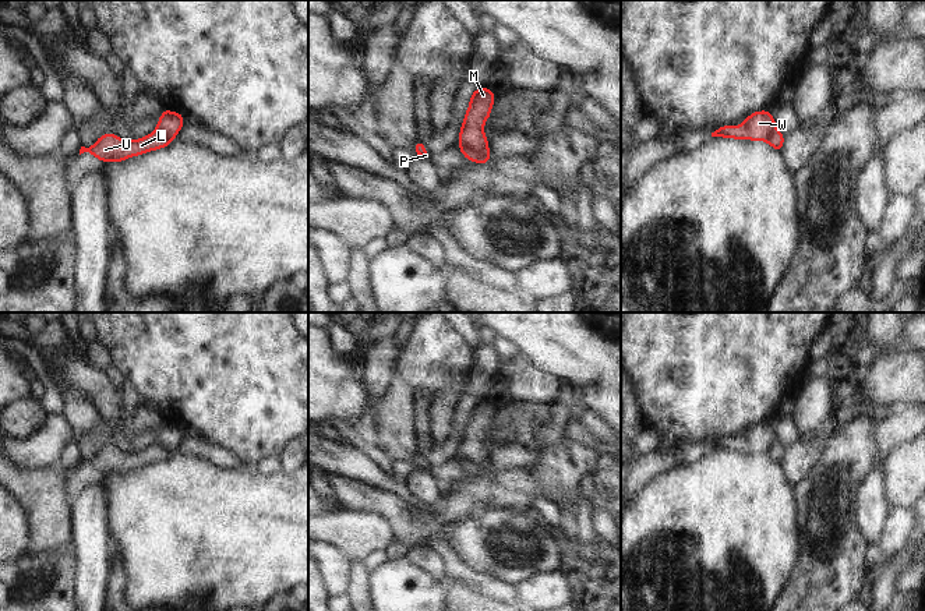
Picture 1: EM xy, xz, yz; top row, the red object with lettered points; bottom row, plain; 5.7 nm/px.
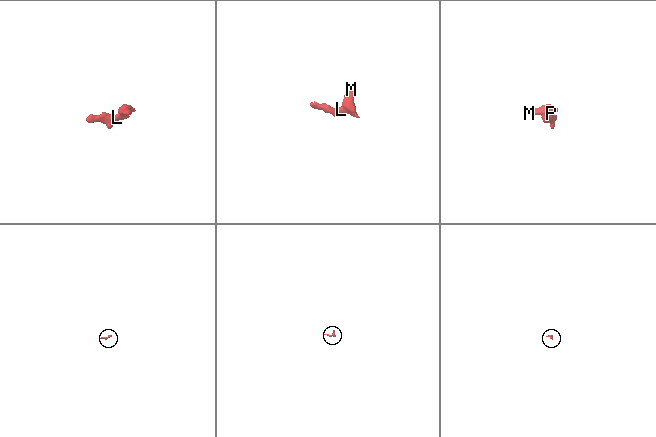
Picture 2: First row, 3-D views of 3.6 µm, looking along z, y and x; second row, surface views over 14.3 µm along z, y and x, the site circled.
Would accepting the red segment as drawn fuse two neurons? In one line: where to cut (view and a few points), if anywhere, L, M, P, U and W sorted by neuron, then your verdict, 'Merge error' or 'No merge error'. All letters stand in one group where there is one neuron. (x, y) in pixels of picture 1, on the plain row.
Split along xz (458, 455), (470, 461), (477, 468), (479, 474). Groups: L P U / M W. Merge error

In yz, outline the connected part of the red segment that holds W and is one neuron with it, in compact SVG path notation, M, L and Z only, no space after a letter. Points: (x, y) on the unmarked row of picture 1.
M765 421L751 425L741 438L720 438L712 449L767 455L776 442L772 424Z

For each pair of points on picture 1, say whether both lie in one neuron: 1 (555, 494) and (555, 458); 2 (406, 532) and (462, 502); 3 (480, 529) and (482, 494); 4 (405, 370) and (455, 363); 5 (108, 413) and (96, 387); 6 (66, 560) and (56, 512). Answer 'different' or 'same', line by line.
1: same
2: different
3: different
4: same
5: same
6: different

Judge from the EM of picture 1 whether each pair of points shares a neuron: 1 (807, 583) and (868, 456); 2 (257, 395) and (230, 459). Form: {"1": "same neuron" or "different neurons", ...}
{"1": "same neuron", "2": "different neurons"}

